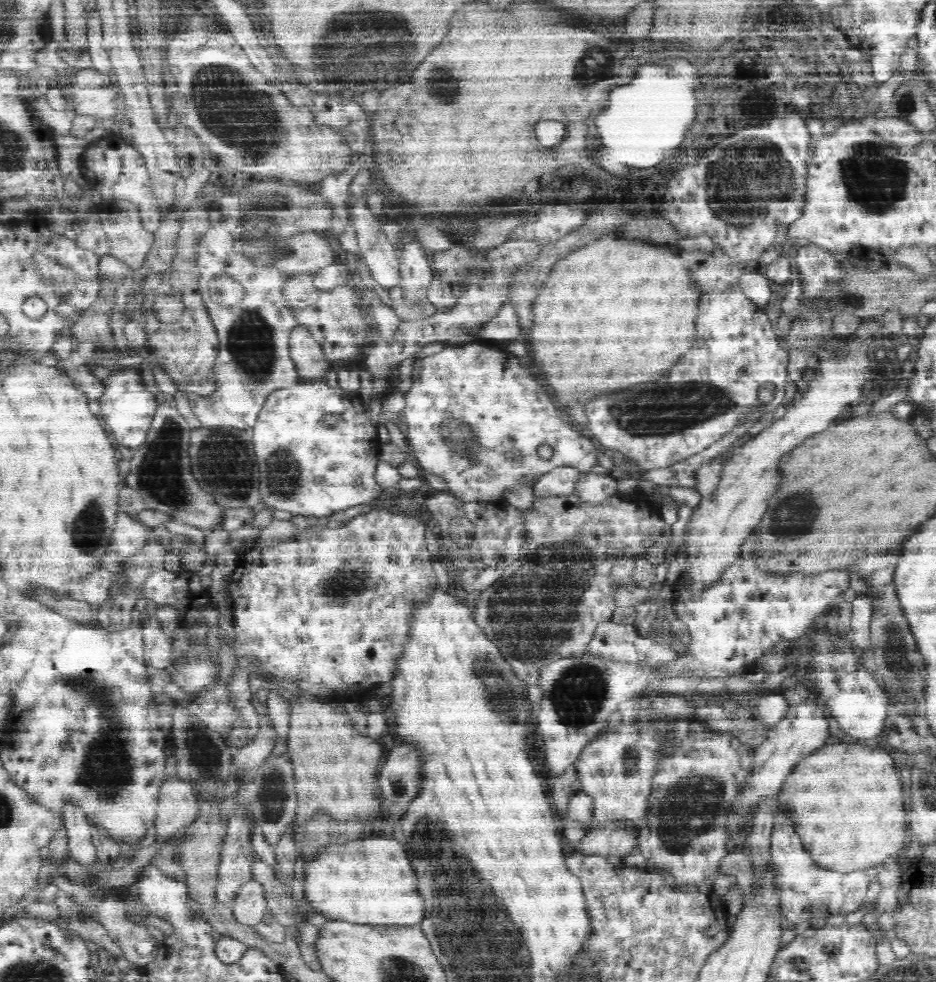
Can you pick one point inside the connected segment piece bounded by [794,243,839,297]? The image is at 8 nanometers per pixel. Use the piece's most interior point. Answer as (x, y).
(823, 265)

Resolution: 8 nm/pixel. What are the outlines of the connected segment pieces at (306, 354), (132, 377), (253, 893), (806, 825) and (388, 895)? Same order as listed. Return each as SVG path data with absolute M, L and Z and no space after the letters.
M308 327L294 328L290 338L290 356L298 364L302 380L324 379L330 372L330 361Z
M122 370L120 374L112 374L112 378L109 376L106 379L110 380L108 382L110 386L104 386L106 391L99 398L101 404L100 416L104 416L102 420L104 420L106 430L112 432L114 440L117 440L119 444L132 450L137 449L146 442L148 432L152 426L153 414L158 406L154 393L144 390L136 382L136 376L140 376L140 374L134 374L130 370L128 372Z
M250 879L239 886L236 902L231 907L236 922L253 926L269 912L266 887L258 879Z
M864 740L857 742L834 742L832 745L825 745L820 750L810 754L803 758L795 767L794 770L788 775L785 780L784 788L781 788L780 793L782 796L777 796L777 800L786 800L788 808L794 810L794 822L796 822L796 832L802 834L802 840L806 844L806 848L816 856L816 860L820 862L820 865L826 868L834 868L834 870L847 873L855 870L862 870L862 868L870 868L876 866L876 864L882 864L886 862L890 856L898 854L900 850L904 850L906 846L906 838L908 838L908 808L906 808L906 794L904 794L904 780L902 780L902 774L898 770L898 764L896 764L896 756L892 750L884 748L884 746L876 746L872 748L870 744L866 744Z
M386 836L362 838L361 840L356 840L354 844L349 843L344 844L344 846L330 846L329 848L324 848L324 850L320 852L320 856L318 856L314 862L310 862L310 864L306 863L305 873L305 898L311 902L311 908L314 911L322 913L331 920L348 920L348 922L354 924L386 925L387 927L412 926L424 920L426 914L426 898L420 894L420 880L418 880L418 874L416 874L416 867L414 867L414 862L412 862L408 847L406 847L404 841L400 840L400 836L394 836L392 838L386 838Z

